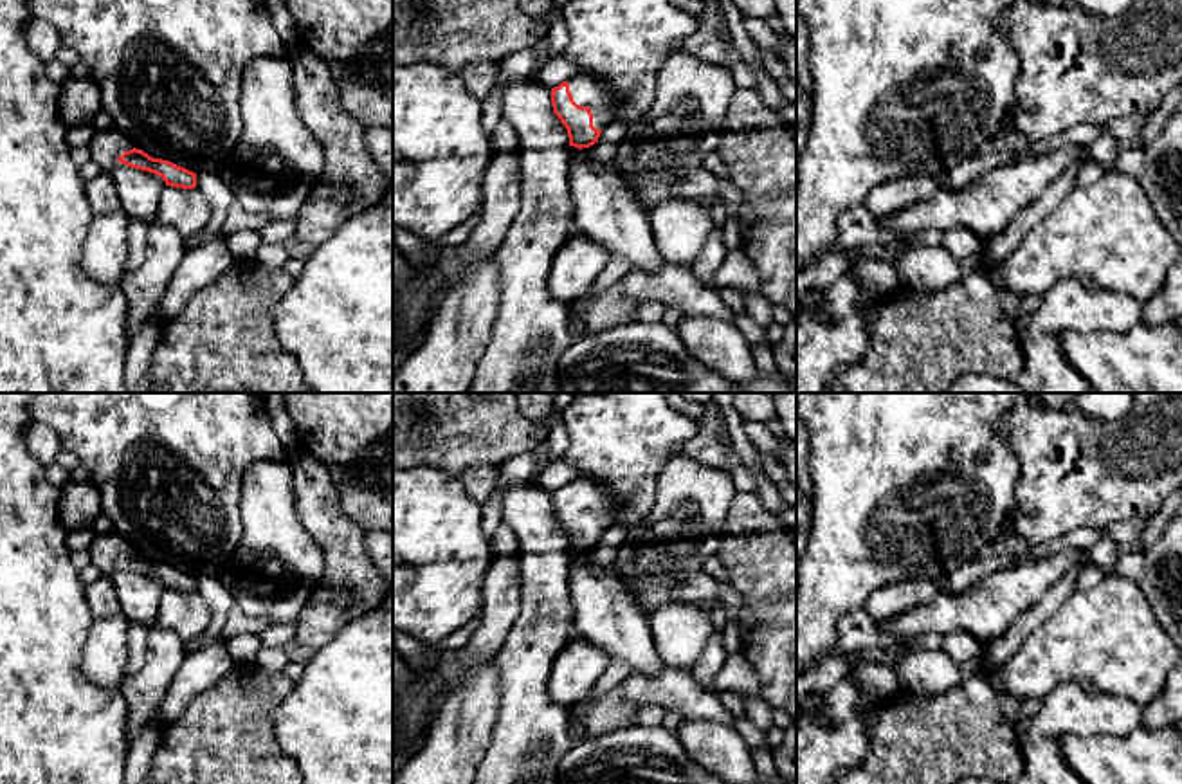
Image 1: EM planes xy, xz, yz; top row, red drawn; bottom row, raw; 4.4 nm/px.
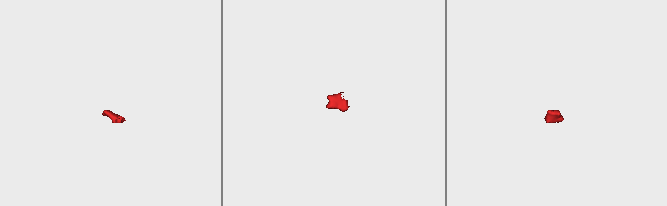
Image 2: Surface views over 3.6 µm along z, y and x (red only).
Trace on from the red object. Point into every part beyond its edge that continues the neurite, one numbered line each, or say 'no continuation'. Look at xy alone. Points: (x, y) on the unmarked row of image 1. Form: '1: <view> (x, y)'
1: xy (107, 550)

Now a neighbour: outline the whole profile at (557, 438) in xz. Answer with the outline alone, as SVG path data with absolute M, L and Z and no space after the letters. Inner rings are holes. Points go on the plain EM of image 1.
M557 422L546 438L550 445L550 460L560 460L566 456L569 449L569 438L566 433L566 425L562 422Z

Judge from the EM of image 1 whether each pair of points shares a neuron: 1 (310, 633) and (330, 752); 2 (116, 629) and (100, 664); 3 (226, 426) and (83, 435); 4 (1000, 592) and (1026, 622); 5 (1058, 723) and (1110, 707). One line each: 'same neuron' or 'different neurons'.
1: different neurons
2: same neuron
3: same neuron
4: different neurons
5: same neuron

